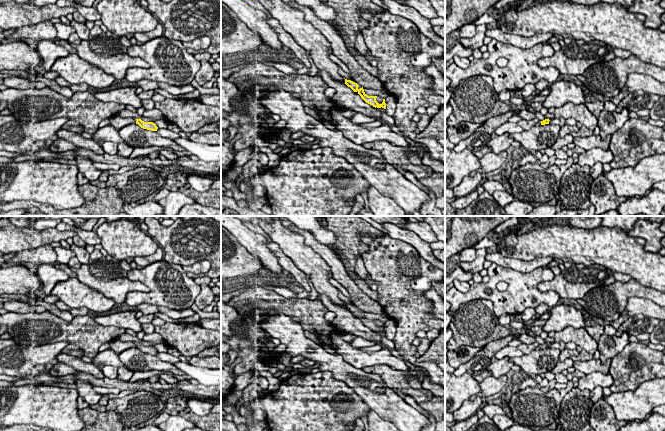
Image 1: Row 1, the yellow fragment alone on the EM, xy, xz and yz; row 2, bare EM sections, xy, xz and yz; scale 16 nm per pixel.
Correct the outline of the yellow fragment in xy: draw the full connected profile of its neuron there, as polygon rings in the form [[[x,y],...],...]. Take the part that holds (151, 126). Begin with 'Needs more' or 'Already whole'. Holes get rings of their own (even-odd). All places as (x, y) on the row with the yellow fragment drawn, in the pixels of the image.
Already whole. [[[140,118],[136,119],[136,124],[138,124],[141,128],[151,130],[151,131],[157,131],[158,127],[153,122],[144,122]]]

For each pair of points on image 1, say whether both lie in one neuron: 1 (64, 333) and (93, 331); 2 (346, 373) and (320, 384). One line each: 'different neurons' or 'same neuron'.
1: same neuron
2: different neurons

